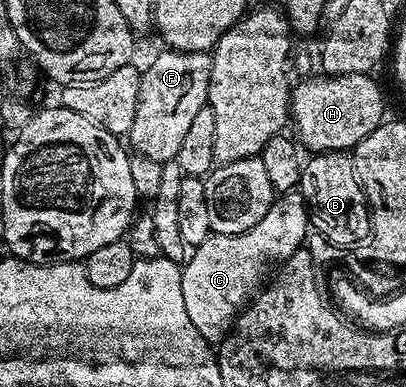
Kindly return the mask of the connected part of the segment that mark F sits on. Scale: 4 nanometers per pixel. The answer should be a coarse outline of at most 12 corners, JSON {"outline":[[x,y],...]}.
{"outline":[[170,47],[142,70],[129,140],[174,161],[207,104],[211,53]]}

